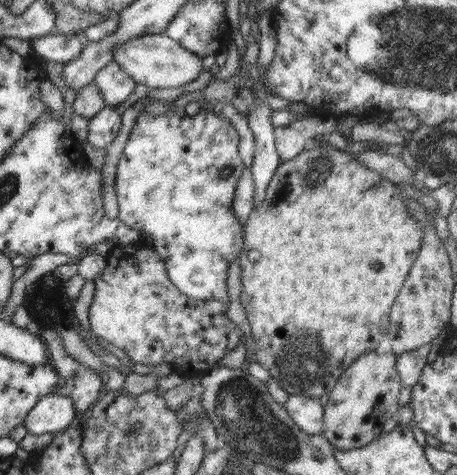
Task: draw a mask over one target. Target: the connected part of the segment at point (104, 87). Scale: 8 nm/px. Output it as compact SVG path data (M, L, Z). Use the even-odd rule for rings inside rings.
M114 60L96 74L92 84L102 93L104 102L115 108L124 102L137 86Z

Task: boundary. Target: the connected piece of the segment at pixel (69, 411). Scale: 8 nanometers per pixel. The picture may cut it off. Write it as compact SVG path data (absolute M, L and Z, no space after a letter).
M50 393L43 396L32 407L24 421L25 433L58 434L70 427L74 420L75 406L73 400L66 395Z

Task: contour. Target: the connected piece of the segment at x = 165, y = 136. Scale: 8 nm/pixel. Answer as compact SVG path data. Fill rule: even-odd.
M202 108L196 115L187 115L186 117L176 115L172 110L166 114L159 114L158 116L152 116L145 112L145 110L142 110L134 128L130 131L123 154L120 156L120 160L118 160L114 187L119 210L117 219L128 226L128 228L140 232L140 235L144 233L152 236L153 249L157 253L160 253L160 256L163 258L167 268L168 278L170 278L170 282L178 288L178 291L188 295L190 298L200 300L216 299L227 305L229 304L227 292L228 267L231 262L234 262L234 260L240 256L243 250L245 235L245 232L242 231L240 221L236 219L236 215L232 213L230 208L230 206L232 206L236 184L238 184L238 178L240 178L242 170L246 167L240 157L238 144L240 144L240 135L237 133L237 130L225 118L218 116L208 108ZM222 168L232 168L232 173L225 178L220 177L219 174Z

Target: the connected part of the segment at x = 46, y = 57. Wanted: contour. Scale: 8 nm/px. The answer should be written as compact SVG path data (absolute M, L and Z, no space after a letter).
M55 33L29 40L29 43L35 57L42 63L52 60L63 65L78 58L84 48L82 38Z

